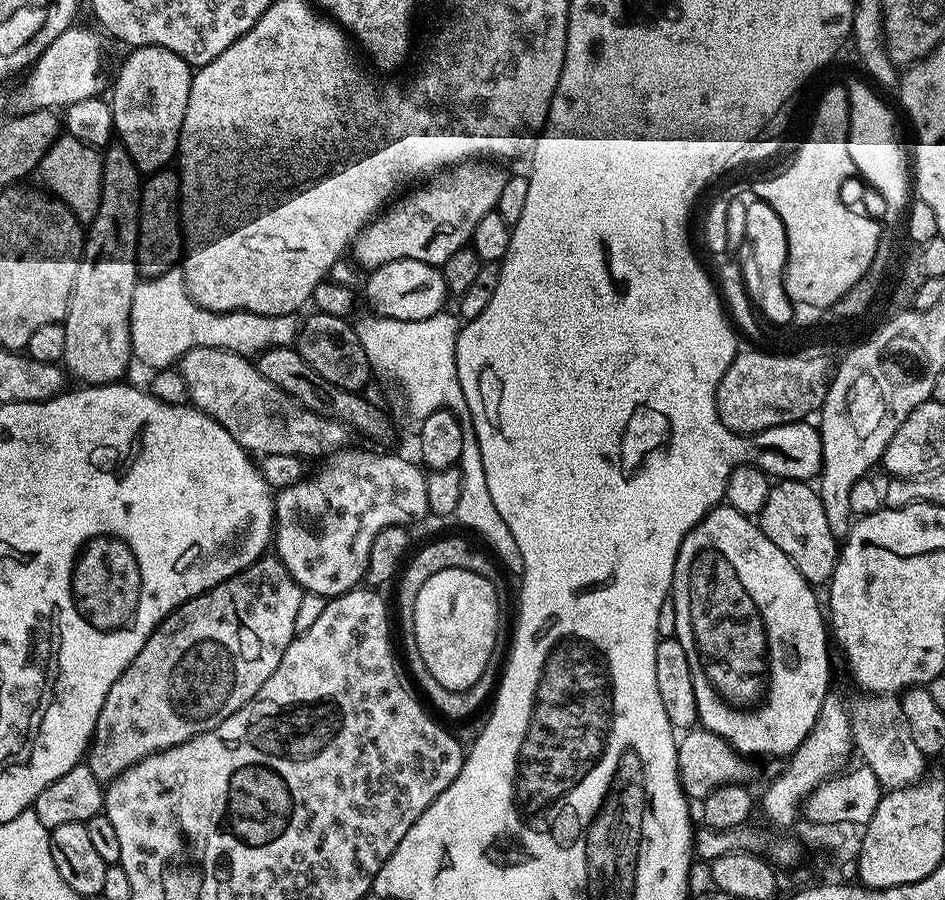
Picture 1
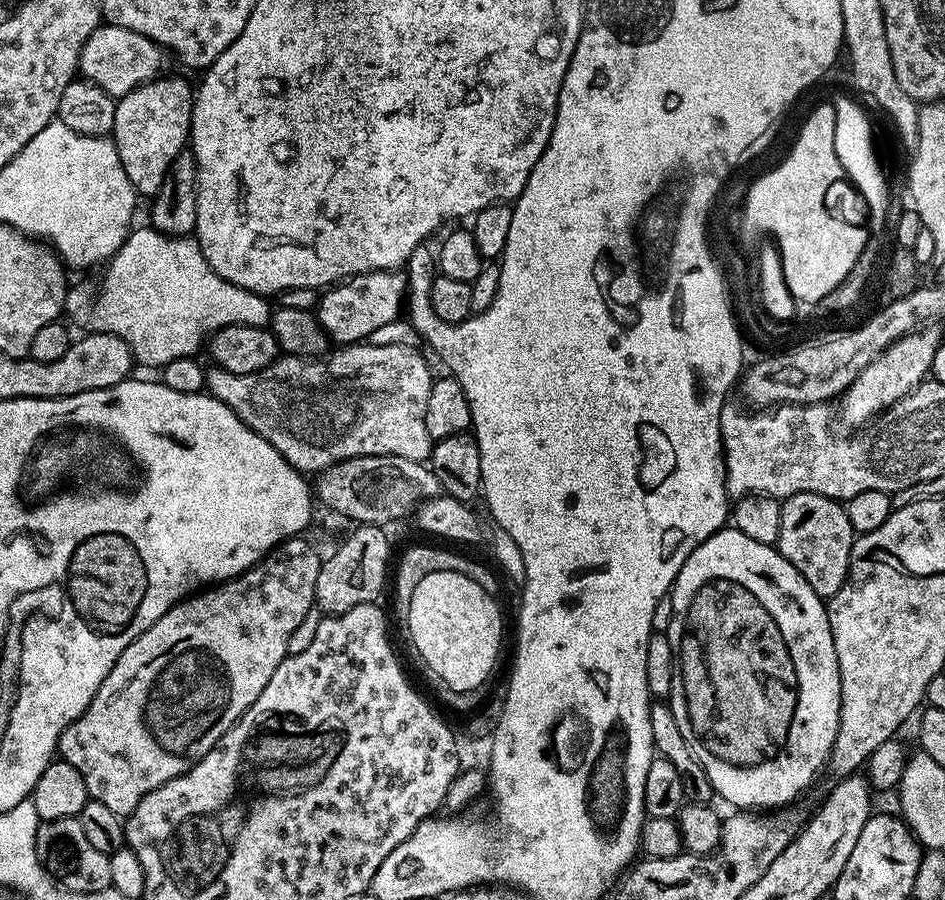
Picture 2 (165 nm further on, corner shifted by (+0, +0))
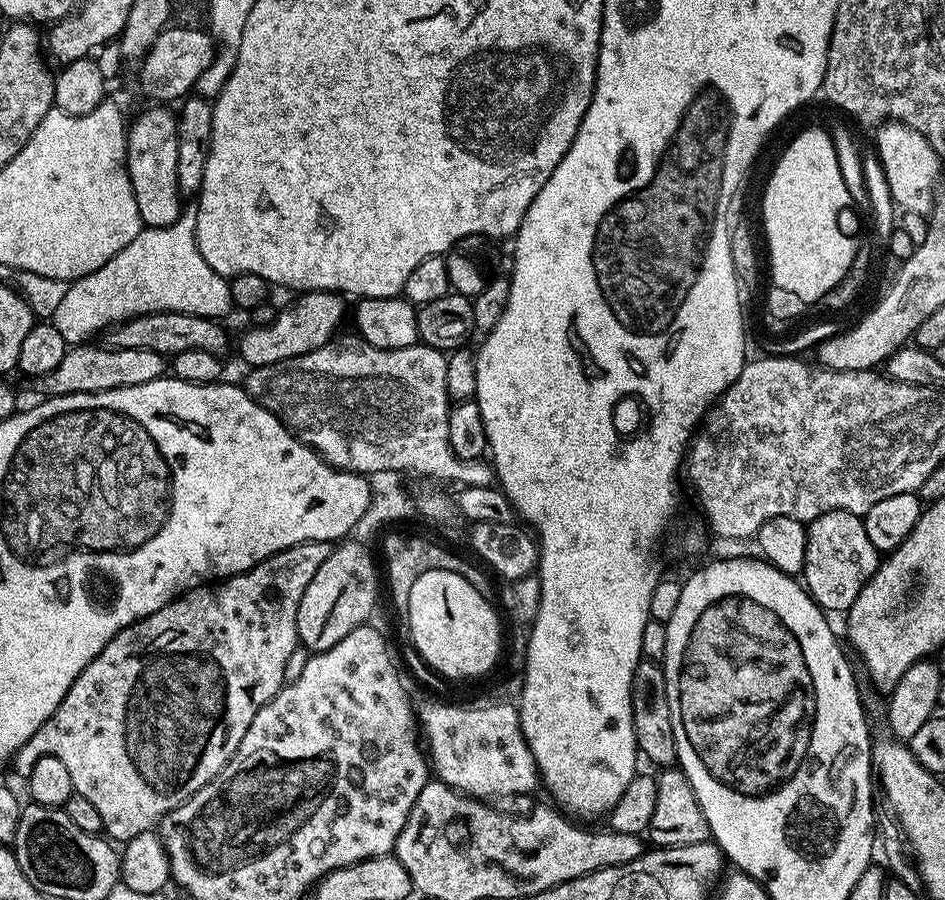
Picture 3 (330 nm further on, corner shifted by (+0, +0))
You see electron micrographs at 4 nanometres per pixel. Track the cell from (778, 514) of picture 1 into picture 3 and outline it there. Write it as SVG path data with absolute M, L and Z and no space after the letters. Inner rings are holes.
M835 508L807 521L806 527L802 583L825 613L847 613L848 608L854 606L854 598L858 598L864 583L875 574L882 559L881 553L876 551L874 542L870 542L863 519L852 512Z

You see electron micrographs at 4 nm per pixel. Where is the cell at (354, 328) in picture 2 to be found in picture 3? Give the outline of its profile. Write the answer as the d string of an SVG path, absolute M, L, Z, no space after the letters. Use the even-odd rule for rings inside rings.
M305 292L295 297L289 308L275 313L271 324L248 326L240 336L240 356L252 368L270 366L279 360L298 358L318 350L337 335L336 327L344 320L345 297L338 292Z

